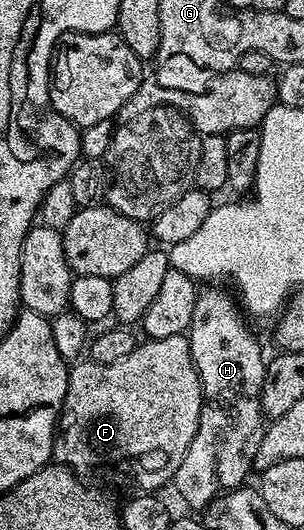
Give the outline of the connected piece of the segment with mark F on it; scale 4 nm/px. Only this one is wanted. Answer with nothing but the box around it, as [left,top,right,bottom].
[53,335,203,494]

